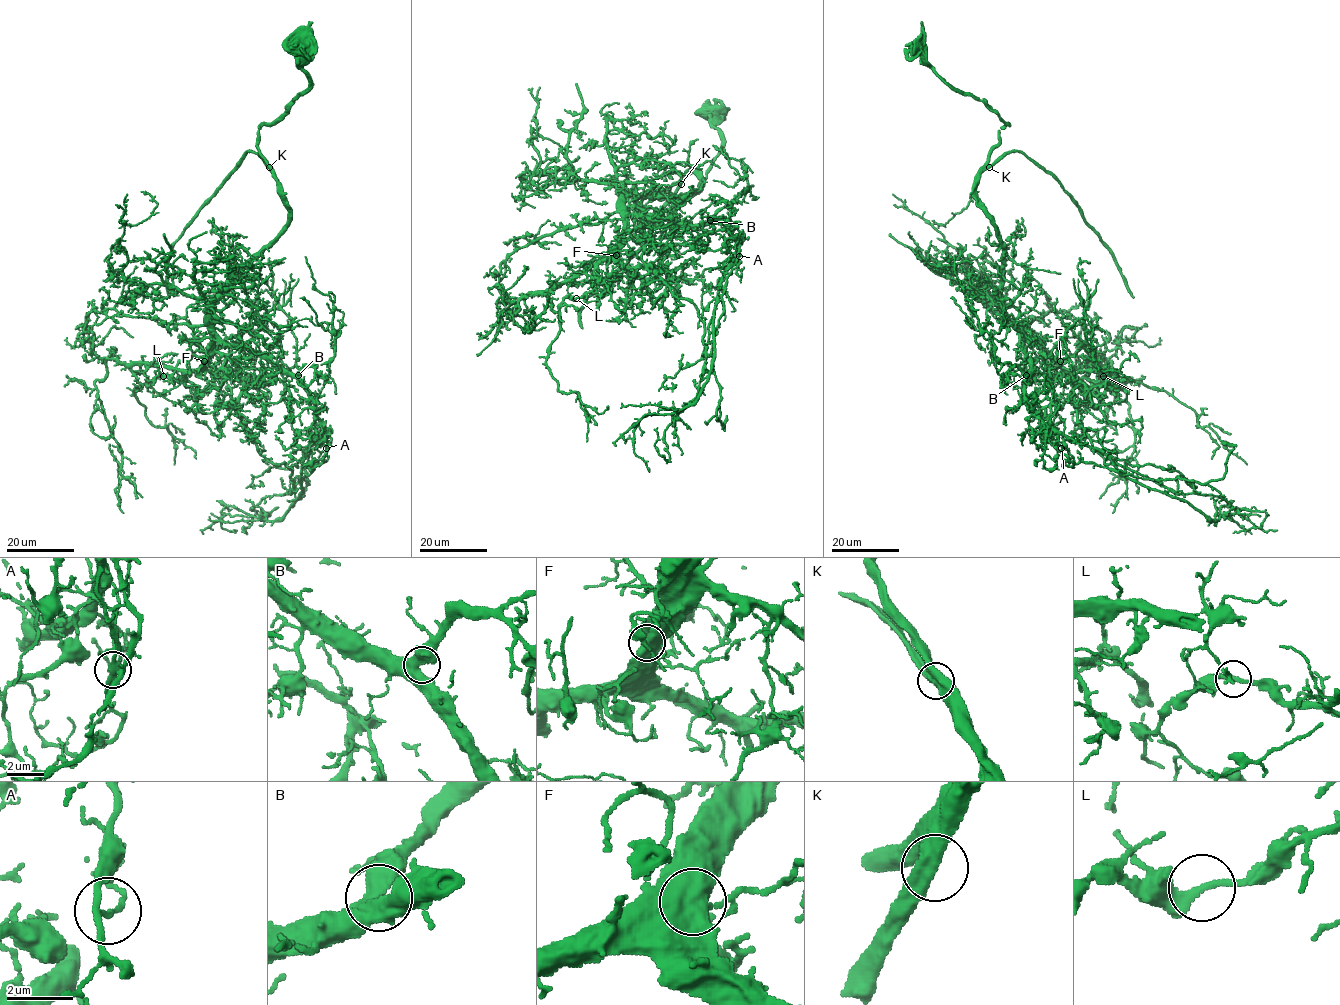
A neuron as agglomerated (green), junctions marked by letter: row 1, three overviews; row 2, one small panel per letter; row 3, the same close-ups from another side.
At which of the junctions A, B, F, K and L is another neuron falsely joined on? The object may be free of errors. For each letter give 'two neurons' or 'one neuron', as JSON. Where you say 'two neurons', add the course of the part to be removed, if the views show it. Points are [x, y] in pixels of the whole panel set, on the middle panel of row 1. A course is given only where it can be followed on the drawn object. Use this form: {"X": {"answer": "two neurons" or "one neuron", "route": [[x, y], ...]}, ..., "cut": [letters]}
{"A": {"answer": "two neurons", "route": [[739, 256], [721, 296], [723, 313], [712, 343], [722, 428], [726, 415]]}, "B": {"answer": "one neuron"}, "F": {"answer": "one neuron"}, "K": {"answer": "one neuron"}, "L": {"answer": "one neuron"}, "cut": ["A"]}

